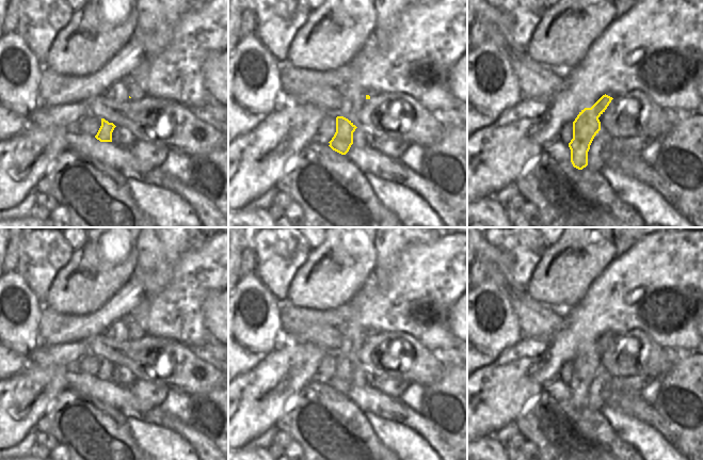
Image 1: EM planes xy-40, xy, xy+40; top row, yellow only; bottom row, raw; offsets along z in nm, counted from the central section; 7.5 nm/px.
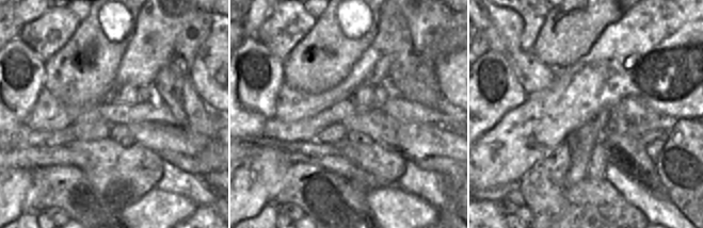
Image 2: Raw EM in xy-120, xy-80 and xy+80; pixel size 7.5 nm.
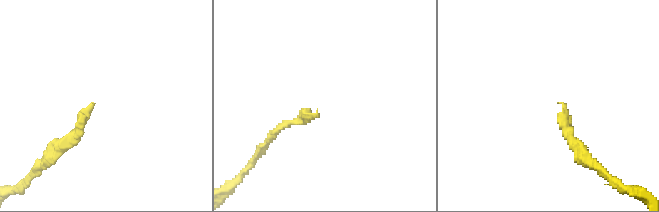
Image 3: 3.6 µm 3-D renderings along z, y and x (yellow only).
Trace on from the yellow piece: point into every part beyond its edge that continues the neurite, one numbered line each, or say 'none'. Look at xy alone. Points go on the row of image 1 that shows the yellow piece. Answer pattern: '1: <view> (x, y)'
1: xy (372, 93)

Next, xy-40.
none

